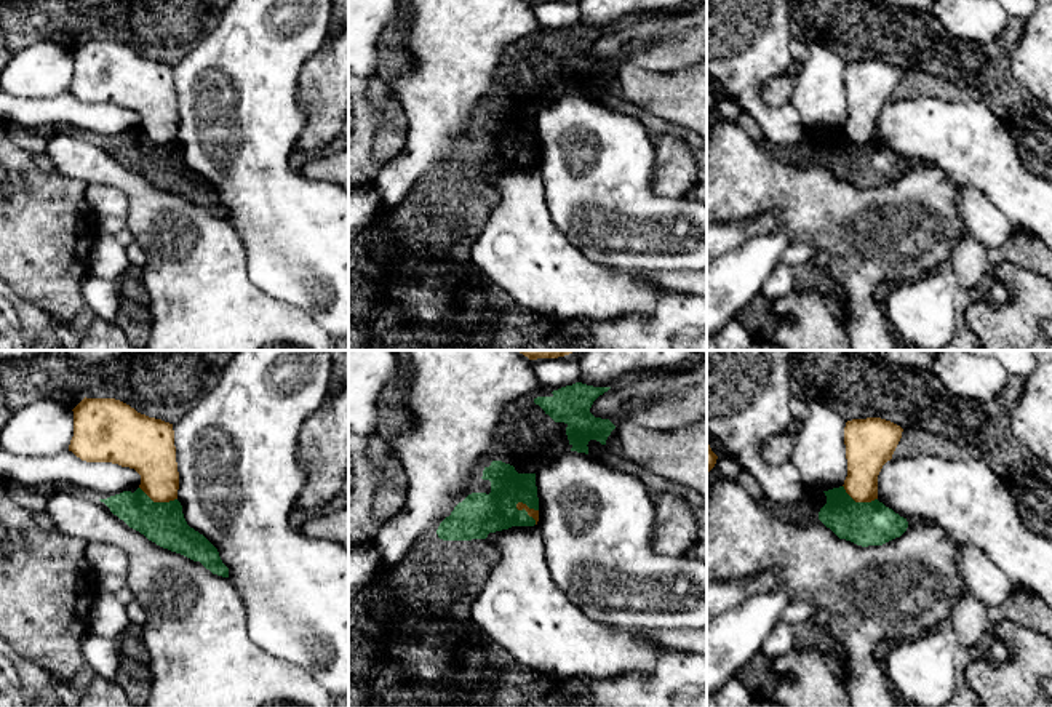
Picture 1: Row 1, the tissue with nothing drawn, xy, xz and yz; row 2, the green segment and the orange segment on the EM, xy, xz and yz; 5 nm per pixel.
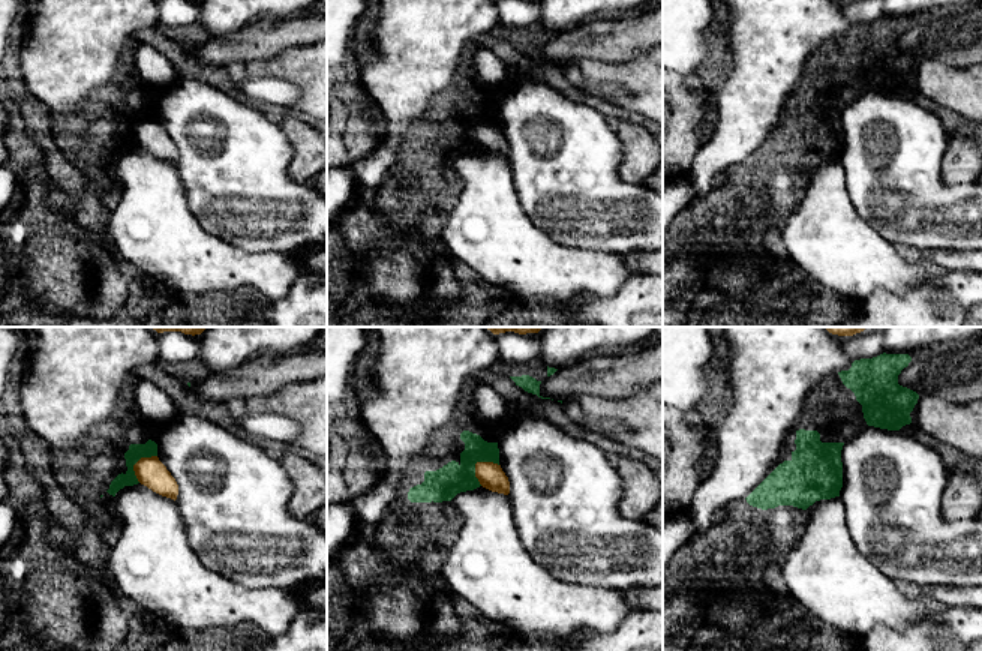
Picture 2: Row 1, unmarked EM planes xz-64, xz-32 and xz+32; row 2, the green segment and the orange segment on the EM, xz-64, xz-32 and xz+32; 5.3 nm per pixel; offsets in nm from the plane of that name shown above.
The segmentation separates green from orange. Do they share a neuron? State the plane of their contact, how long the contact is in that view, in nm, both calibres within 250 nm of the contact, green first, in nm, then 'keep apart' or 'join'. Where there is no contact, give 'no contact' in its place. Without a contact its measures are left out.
contact in xz; length 150 nm; calibres 220 and 50 nm; keep apart

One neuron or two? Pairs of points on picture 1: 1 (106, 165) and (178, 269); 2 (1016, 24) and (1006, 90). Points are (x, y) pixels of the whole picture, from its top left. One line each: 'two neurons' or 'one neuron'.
1: one neuron
2: one neuron

